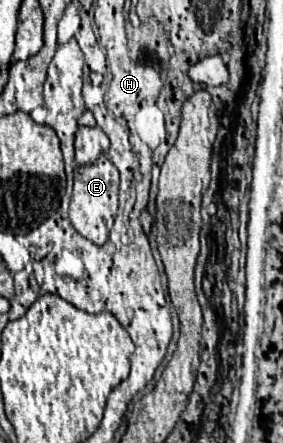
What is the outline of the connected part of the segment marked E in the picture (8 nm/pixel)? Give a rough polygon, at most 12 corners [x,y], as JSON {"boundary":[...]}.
{"boundary":[[105,154],[75,172],[69,220],[103,244],[119,172]]}

